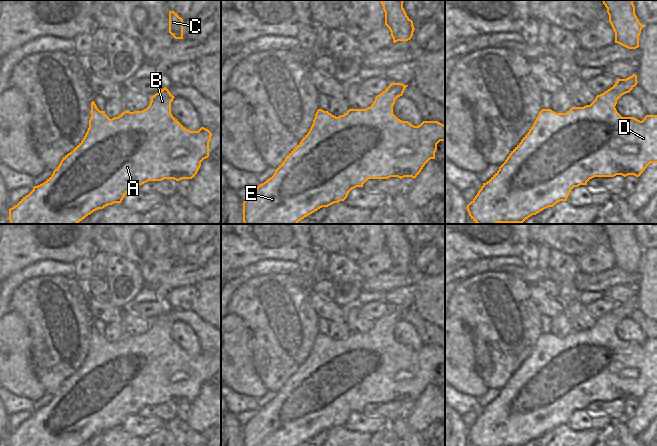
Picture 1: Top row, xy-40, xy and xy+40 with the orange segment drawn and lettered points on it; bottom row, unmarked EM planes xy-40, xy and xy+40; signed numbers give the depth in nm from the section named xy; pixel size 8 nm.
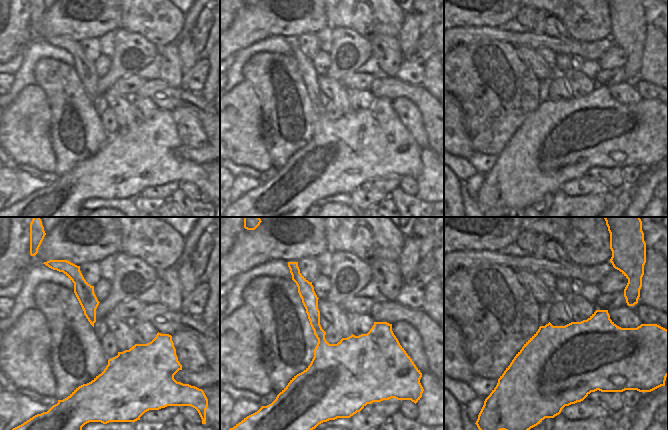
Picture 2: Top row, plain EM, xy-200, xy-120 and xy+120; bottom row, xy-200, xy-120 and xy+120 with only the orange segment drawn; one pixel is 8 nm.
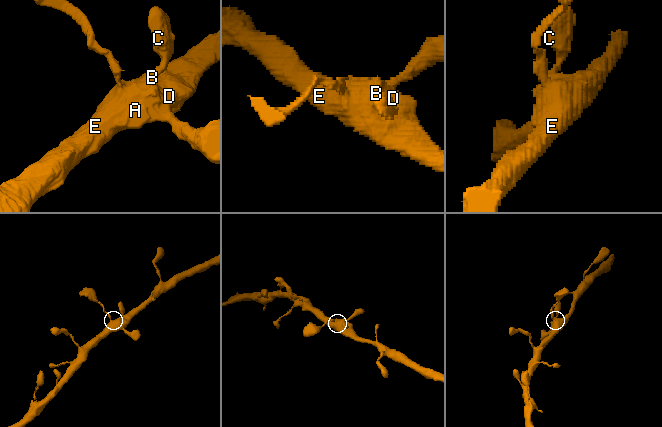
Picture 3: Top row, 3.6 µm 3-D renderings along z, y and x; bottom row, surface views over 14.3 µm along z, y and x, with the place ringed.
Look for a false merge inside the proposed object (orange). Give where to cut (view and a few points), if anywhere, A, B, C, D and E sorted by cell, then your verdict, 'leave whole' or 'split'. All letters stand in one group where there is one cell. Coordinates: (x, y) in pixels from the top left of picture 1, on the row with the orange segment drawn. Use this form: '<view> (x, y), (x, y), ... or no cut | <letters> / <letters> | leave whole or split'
no cut | A B C D E | leave whole

